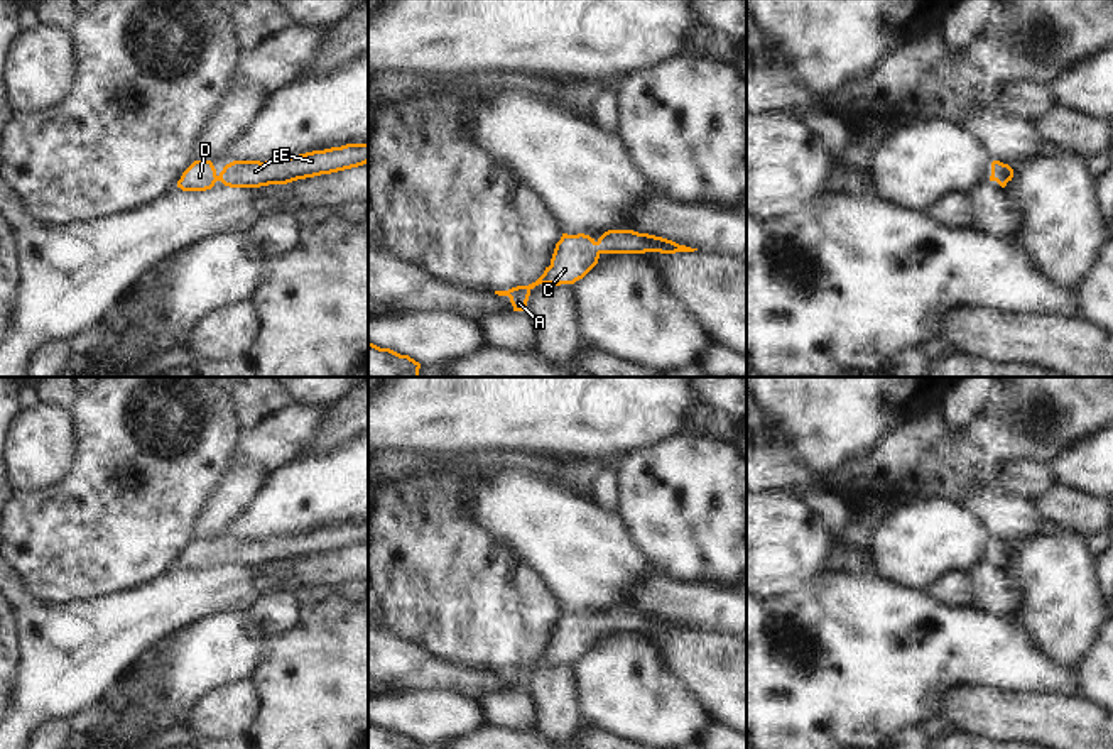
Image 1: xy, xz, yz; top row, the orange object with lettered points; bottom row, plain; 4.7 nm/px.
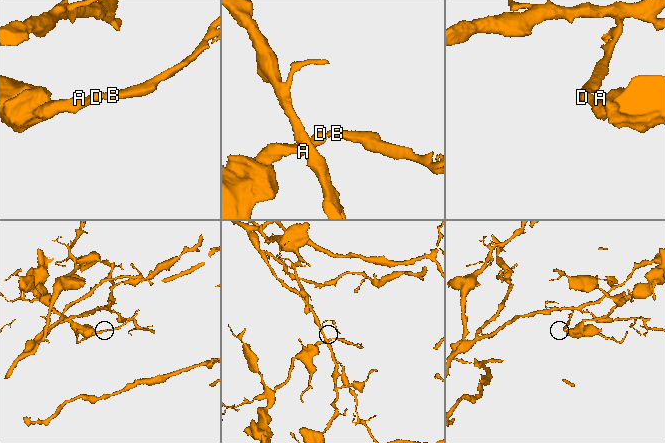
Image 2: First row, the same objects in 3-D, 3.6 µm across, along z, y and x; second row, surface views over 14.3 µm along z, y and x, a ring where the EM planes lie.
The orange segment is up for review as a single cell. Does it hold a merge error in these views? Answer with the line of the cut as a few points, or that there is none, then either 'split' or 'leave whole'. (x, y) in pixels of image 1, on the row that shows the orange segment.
cut none; leave whole

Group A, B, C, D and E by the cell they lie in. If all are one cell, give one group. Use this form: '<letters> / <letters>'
A B C D E

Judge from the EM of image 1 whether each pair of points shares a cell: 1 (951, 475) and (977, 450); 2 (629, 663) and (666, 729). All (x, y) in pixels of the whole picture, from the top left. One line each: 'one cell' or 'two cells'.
1: one cell
2: one cell

